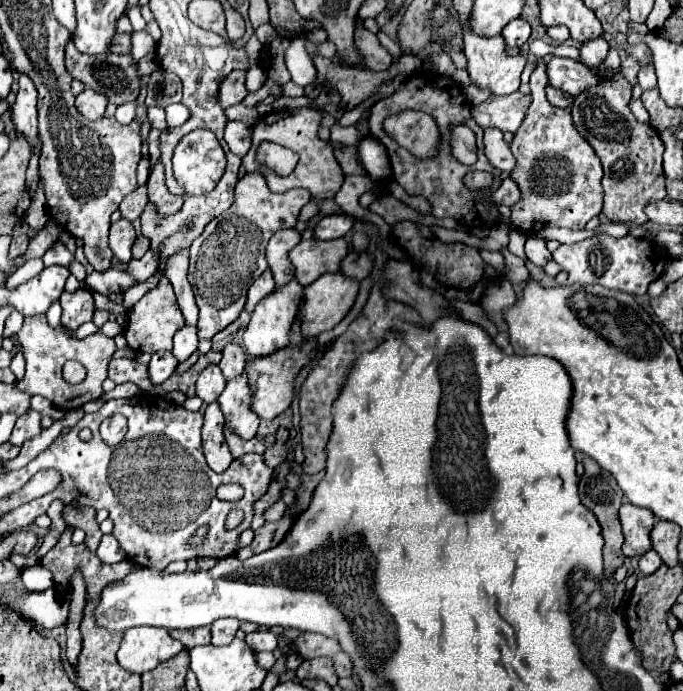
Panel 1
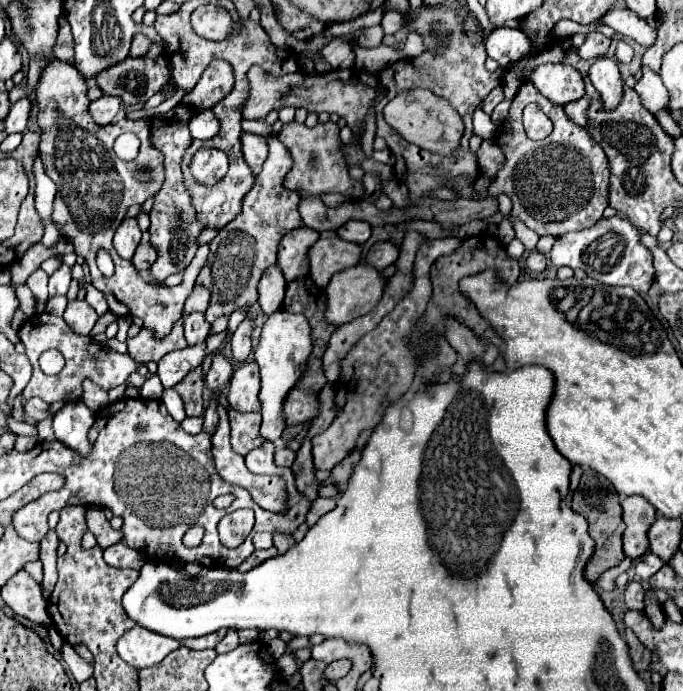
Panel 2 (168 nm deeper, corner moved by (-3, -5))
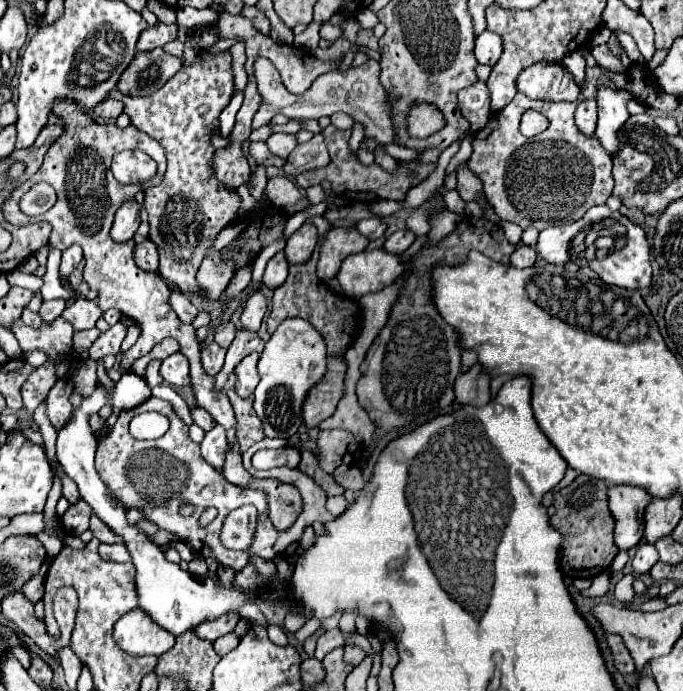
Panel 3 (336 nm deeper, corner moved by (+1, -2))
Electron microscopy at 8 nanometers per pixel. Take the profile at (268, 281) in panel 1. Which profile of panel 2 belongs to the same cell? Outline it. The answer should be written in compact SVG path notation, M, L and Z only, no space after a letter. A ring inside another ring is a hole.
M278 265L268 267L268 271L264 271L258 283L258 303L266 315L272 315L282 307L284 291L286 291L286 281L280 267Z

